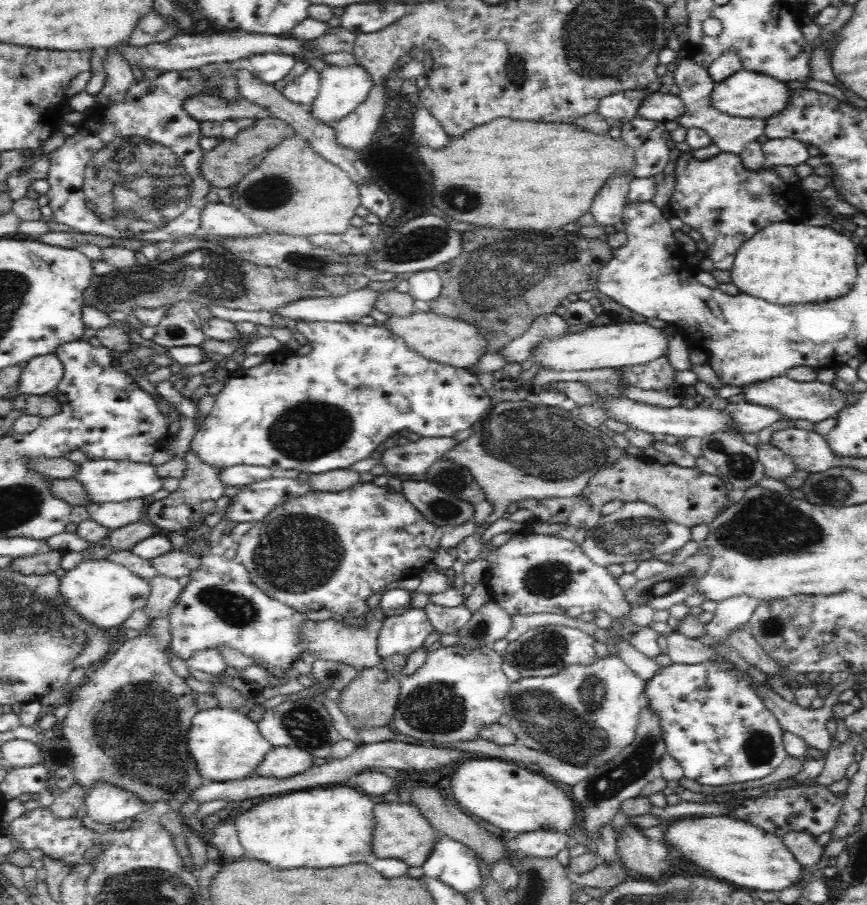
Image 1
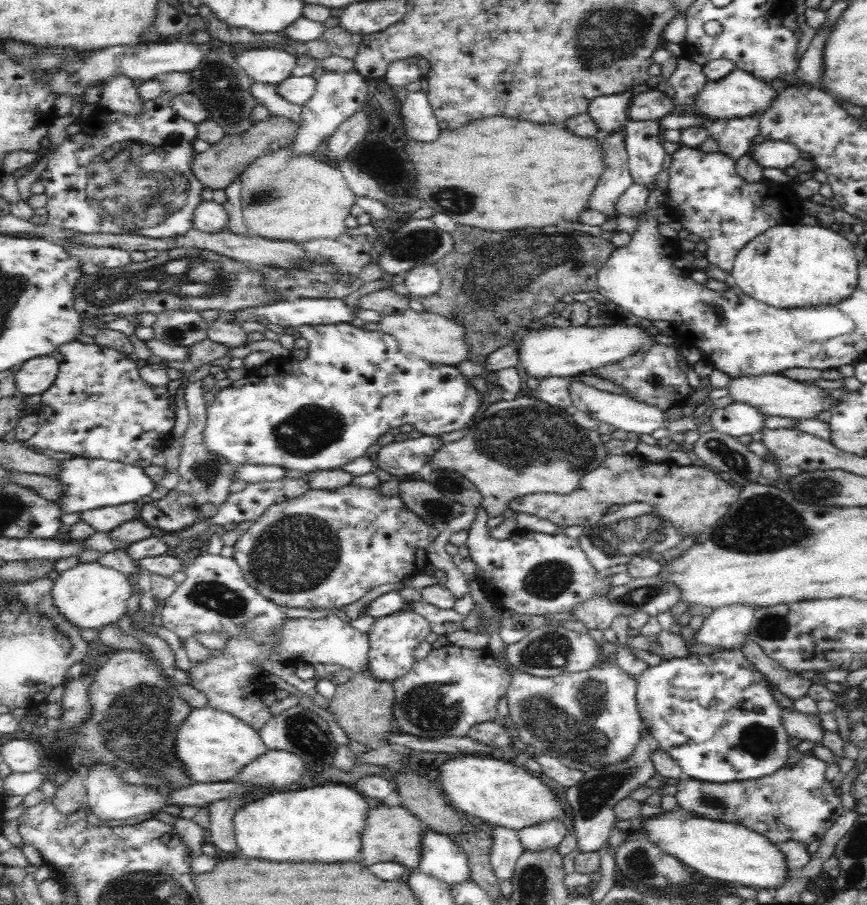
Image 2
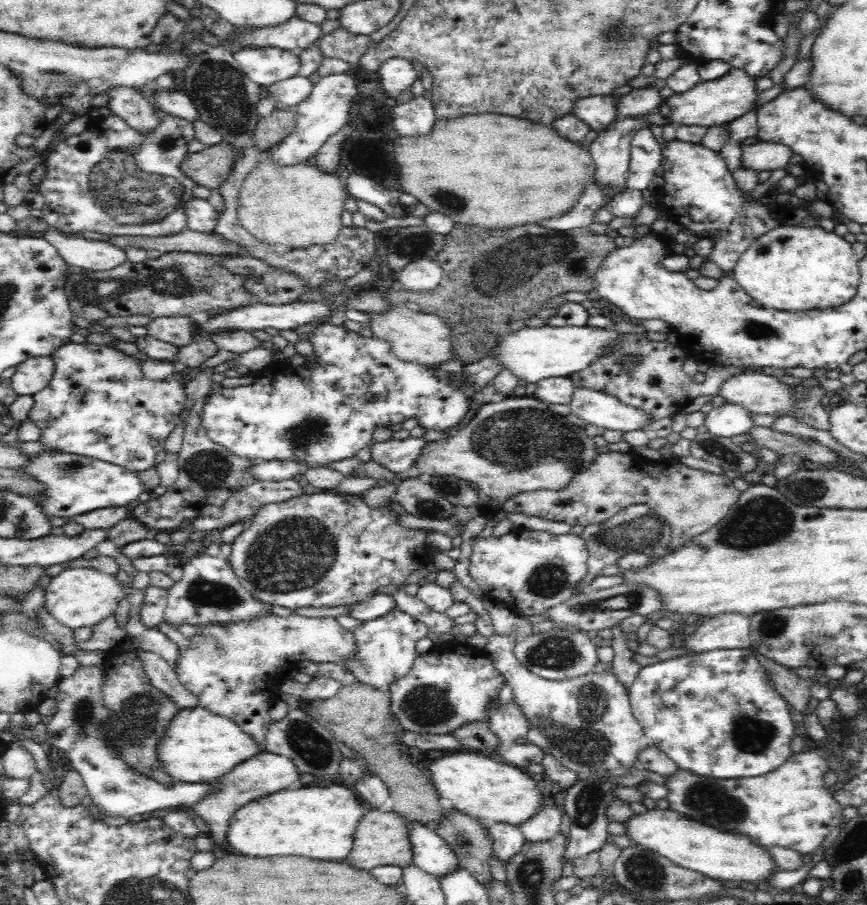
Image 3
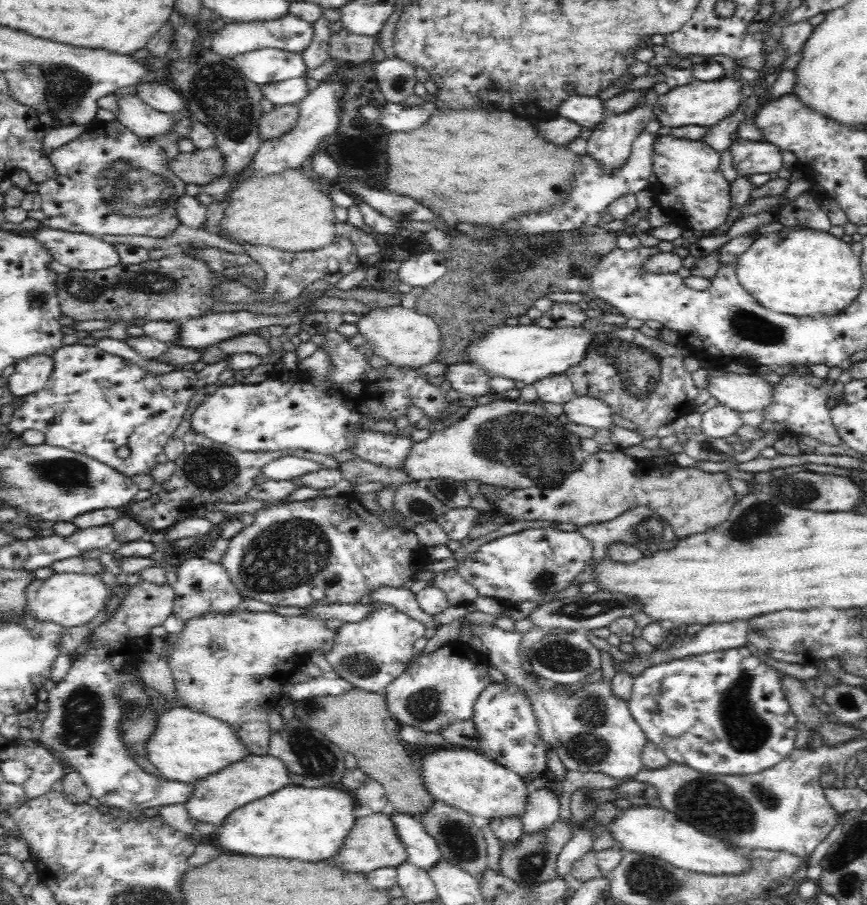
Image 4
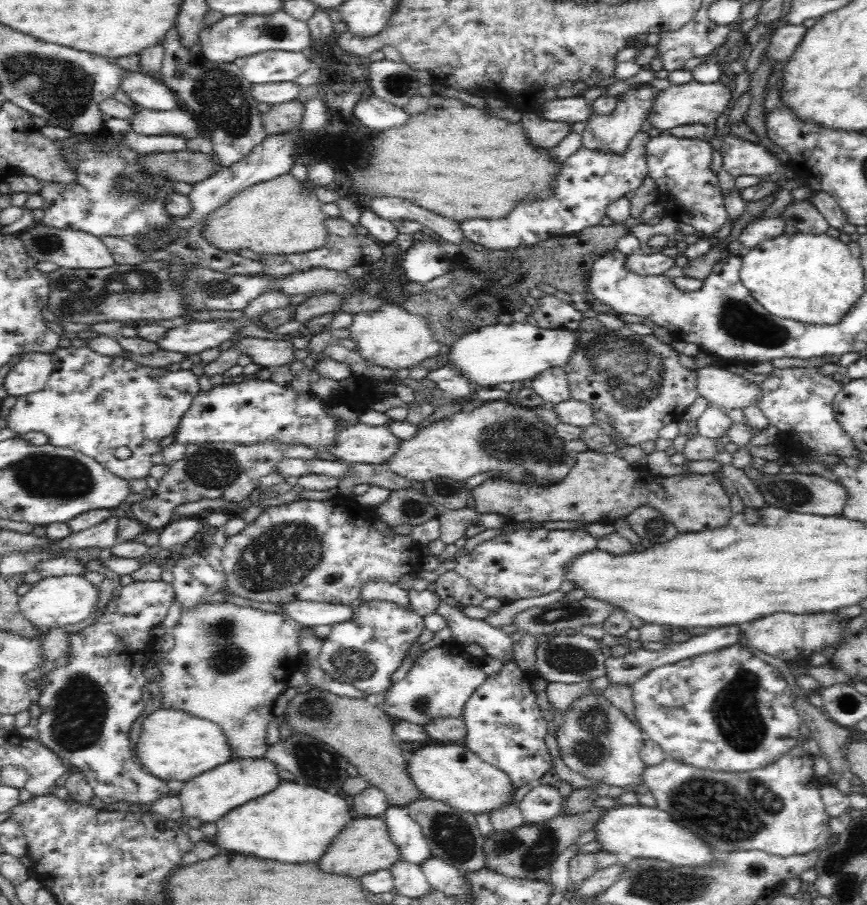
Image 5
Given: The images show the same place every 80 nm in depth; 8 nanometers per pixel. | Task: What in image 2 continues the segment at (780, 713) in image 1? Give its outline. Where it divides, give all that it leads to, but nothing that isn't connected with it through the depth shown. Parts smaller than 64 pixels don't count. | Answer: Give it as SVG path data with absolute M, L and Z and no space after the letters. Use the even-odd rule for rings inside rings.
M782 711L783 727L792 739L807 741L811 745L821 744L823 728L820 727L820 715L806 716L802 713Z

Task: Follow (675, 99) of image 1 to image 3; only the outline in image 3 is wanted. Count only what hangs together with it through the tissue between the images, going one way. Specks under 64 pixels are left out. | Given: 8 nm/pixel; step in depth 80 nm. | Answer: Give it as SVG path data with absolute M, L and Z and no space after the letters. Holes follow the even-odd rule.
M650 86L646 88L632 89L631 92L620 96L616 100L616 118L628 118L646 114L652 118L657 117L658 108L663 104L659 96L659 90Z

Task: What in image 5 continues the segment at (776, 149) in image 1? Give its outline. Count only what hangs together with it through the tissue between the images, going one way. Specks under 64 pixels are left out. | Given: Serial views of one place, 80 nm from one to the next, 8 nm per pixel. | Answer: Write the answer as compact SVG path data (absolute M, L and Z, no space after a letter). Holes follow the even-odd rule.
M726 136L718 148L722 155L722 169L734 179L740 176L764 177L776 173L780 162L767 148Z

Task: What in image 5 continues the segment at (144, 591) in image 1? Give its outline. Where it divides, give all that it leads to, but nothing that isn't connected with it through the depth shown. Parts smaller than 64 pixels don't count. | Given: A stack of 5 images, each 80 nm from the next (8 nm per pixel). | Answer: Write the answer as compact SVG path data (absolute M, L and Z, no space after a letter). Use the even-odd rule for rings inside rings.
M54 576L38 581L26 594L19 596L18 612L22 614L22 617L24 617L26 621L32 623L36 628L55 629L68 626L68 624L82 622L82 620L88 617L90 612L94 610L94 604L96 604L97 598L98 589L82 576Z

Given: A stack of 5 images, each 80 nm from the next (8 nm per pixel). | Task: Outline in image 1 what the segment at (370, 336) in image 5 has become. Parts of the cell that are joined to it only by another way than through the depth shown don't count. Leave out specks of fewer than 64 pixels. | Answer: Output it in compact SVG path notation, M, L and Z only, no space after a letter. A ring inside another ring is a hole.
M415 309L408 316L388 316L383 326L396 336L402 337L406 347L414 349L414 352L420 353L426 359L456 368L466 369L472 366L483 355L486 347L486 340L476 326L462 320L450 320L446 316L436 316L429 311L420 312Z

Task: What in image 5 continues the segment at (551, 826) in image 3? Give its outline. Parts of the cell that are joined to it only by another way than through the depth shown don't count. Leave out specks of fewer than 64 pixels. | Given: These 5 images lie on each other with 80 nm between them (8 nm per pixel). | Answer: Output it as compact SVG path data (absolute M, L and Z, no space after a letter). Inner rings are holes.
M534 784L534 787L524 796L519 803L519 809L526 824L540 824L560 813L562 796L558 789L547 784Z

